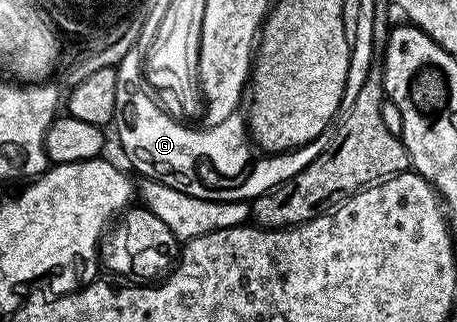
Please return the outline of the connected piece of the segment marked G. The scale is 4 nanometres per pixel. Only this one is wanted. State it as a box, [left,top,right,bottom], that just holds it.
[113,44,332,202]

